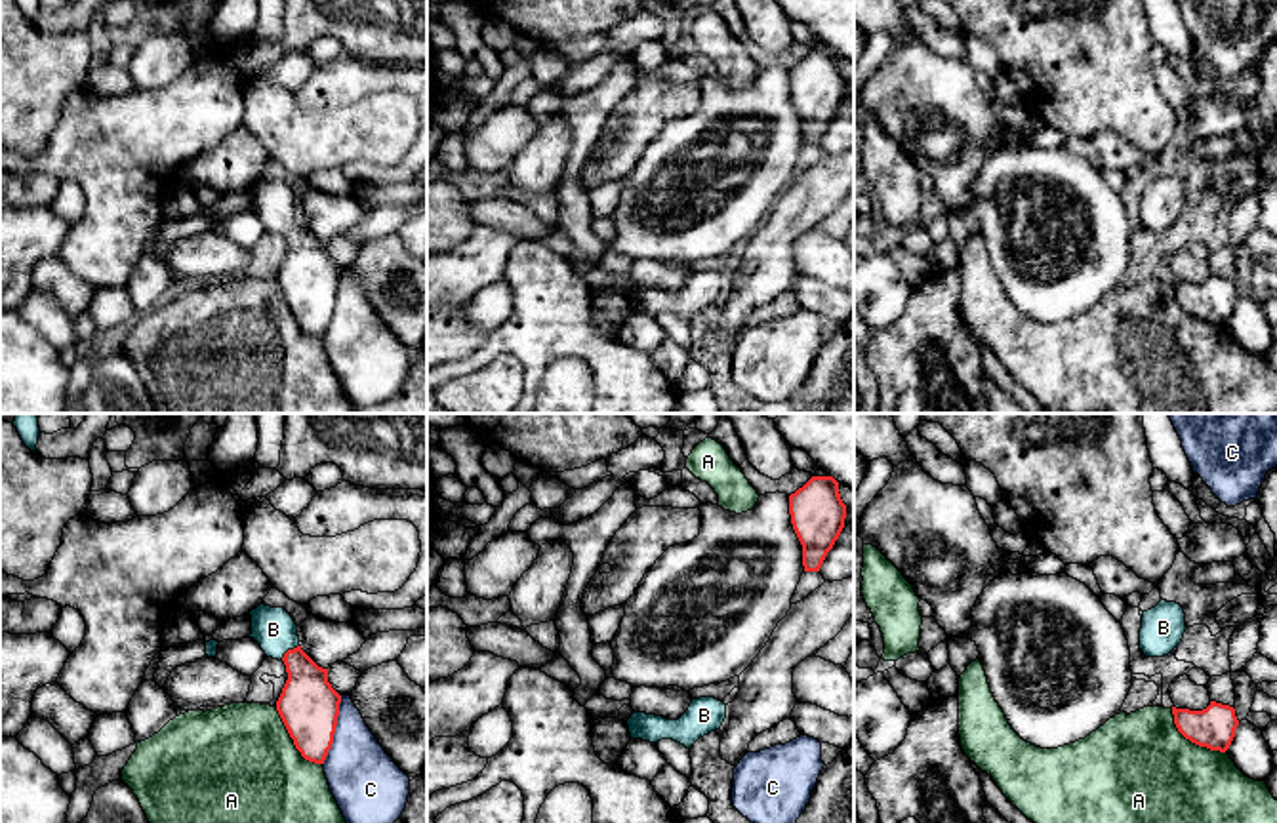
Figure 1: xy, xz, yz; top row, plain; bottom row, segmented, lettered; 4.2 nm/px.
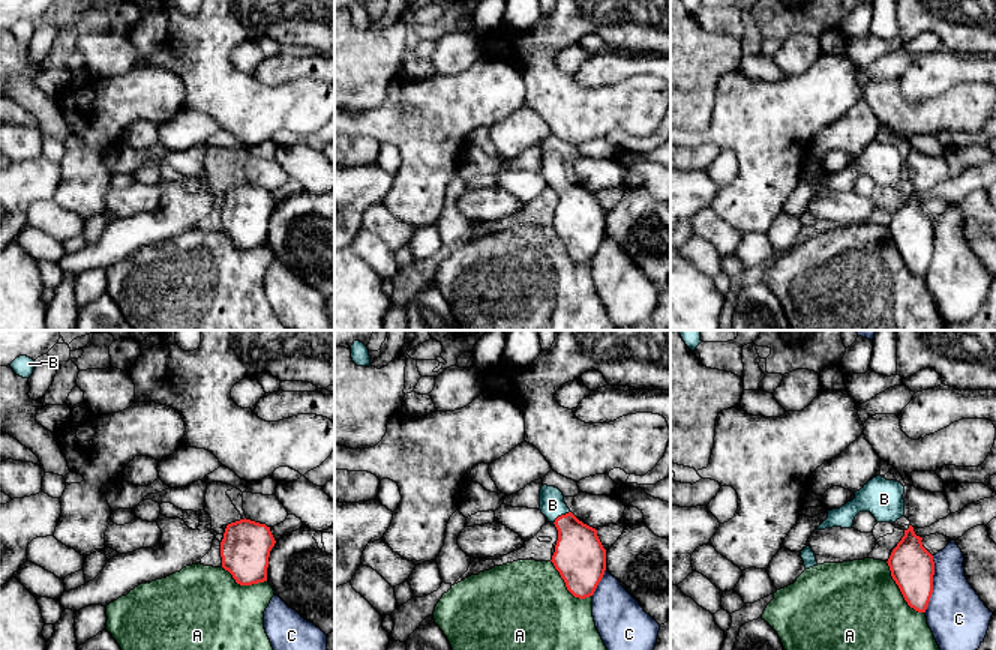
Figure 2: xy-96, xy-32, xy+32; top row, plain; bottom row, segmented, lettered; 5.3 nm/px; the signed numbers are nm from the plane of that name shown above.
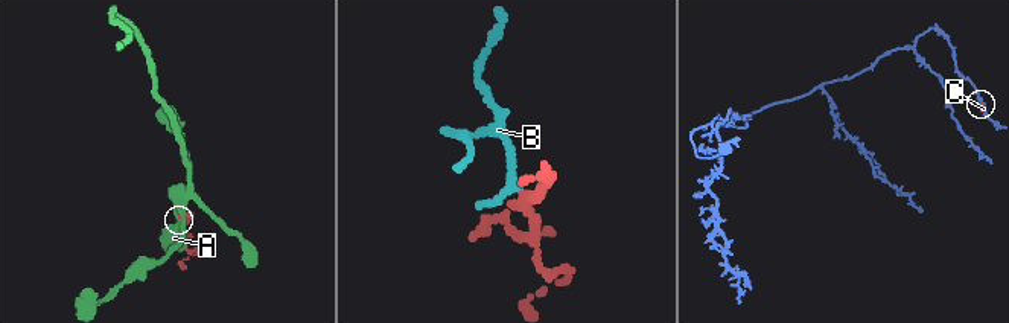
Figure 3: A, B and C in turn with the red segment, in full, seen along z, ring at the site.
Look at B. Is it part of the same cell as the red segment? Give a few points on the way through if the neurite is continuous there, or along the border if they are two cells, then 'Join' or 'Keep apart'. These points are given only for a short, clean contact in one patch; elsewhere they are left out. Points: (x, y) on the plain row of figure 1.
Path across: xy (307, 279), (305, 250), (288, 223), (273, 202). Join

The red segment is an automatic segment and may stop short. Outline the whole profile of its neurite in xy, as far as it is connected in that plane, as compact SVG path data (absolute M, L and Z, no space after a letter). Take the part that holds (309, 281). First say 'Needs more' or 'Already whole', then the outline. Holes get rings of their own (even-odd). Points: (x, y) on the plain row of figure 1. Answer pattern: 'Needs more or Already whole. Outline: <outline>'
Needs more. Outline: M259 177L250 185L252 208L267 231L286 238L288 253L276 284L301 330L324 337L334 316L341 269L299 219L297 198L284 181Z

